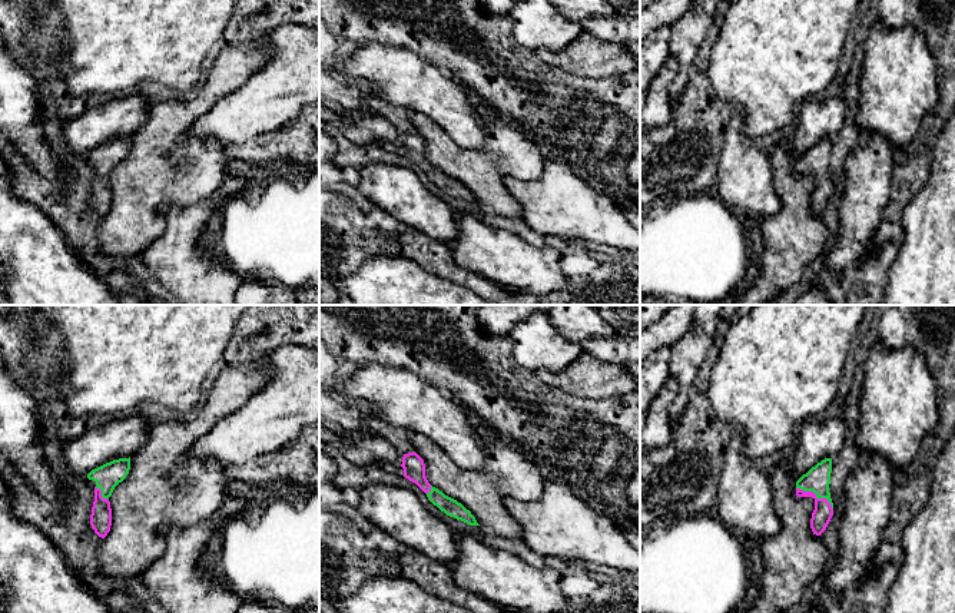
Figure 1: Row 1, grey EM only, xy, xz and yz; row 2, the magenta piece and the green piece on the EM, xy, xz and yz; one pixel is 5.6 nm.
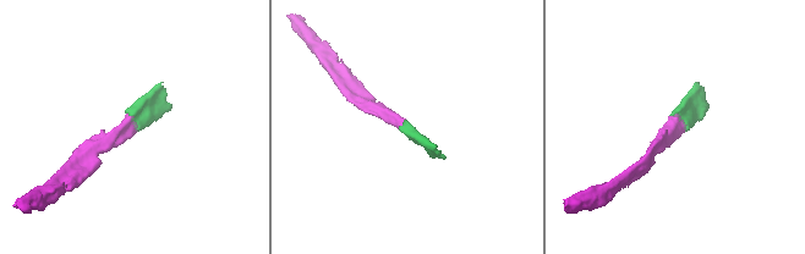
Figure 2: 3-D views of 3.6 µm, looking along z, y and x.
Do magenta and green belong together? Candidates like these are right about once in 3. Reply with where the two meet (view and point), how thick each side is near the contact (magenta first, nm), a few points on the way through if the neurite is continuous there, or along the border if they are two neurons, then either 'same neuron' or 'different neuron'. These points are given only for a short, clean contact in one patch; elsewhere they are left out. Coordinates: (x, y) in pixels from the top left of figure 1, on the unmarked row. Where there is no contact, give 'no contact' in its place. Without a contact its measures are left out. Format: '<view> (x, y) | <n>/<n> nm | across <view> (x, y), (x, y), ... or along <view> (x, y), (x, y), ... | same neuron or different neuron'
yz (815, 175) | 110/140 nm | across yz (823, 191), (823, 184), (815, 175), (818, 158) | same neuron

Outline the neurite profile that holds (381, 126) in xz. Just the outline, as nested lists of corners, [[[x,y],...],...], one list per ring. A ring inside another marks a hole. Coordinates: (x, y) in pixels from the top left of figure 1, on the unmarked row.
[[[364,109],[361,113],[355,115],[355,119],[362,127],[371,130],[381,142],[391,142],[395,145],[402,143],[404,133],[385,116]]]

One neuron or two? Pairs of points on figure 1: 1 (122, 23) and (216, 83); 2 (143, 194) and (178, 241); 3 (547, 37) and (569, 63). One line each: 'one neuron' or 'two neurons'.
1: two neurons
2: two neurons
3: two neurons

